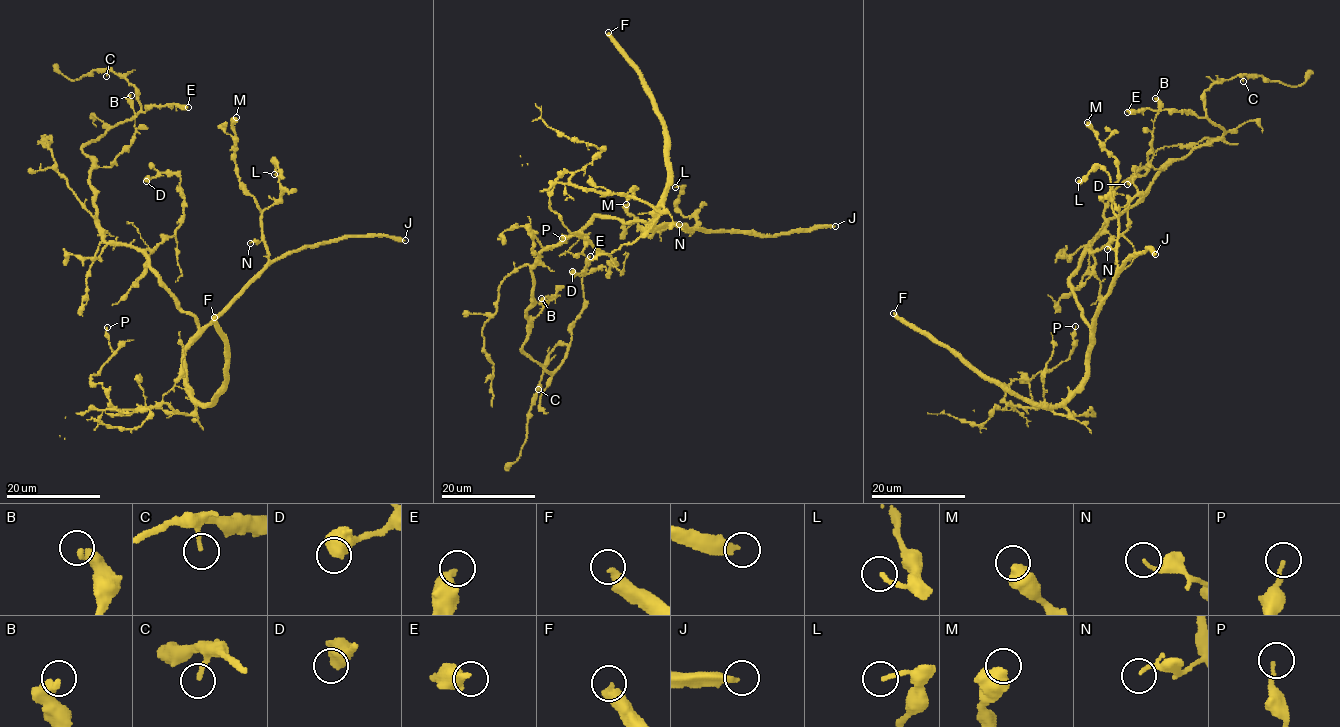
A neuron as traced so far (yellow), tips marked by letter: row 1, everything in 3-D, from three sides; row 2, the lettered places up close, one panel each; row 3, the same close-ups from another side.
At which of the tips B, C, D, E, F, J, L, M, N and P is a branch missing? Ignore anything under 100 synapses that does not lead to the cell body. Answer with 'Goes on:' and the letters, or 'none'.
Goes on: F, J

